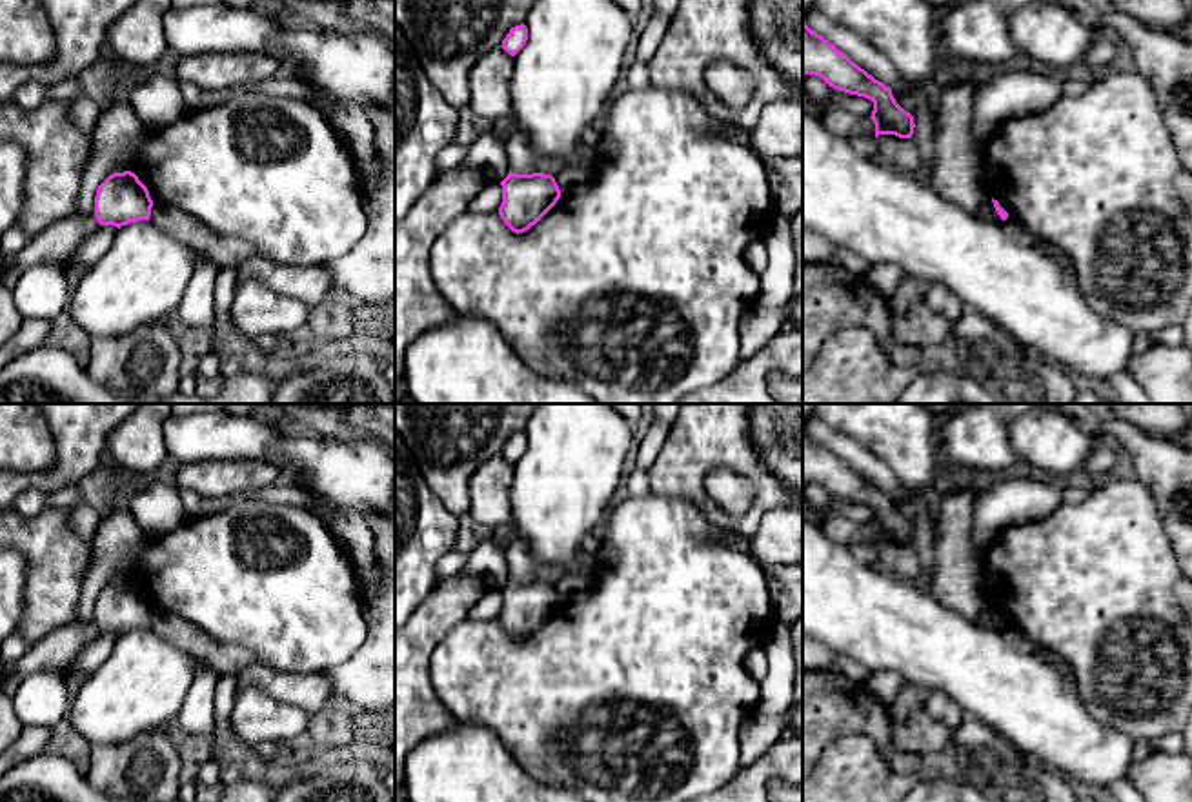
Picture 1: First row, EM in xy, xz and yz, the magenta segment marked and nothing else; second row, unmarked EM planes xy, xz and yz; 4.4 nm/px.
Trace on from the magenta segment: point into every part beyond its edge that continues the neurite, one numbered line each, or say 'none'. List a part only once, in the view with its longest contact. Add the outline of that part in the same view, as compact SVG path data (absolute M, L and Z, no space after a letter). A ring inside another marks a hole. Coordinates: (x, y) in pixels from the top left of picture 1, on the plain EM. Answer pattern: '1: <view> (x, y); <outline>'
none

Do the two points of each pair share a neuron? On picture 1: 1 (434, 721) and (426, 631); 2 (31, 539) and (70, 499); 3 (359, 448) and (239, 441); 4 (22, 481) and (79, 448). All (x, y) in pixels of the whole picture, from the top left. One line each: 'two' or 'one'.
1: one
2: two
3: one
4: one

